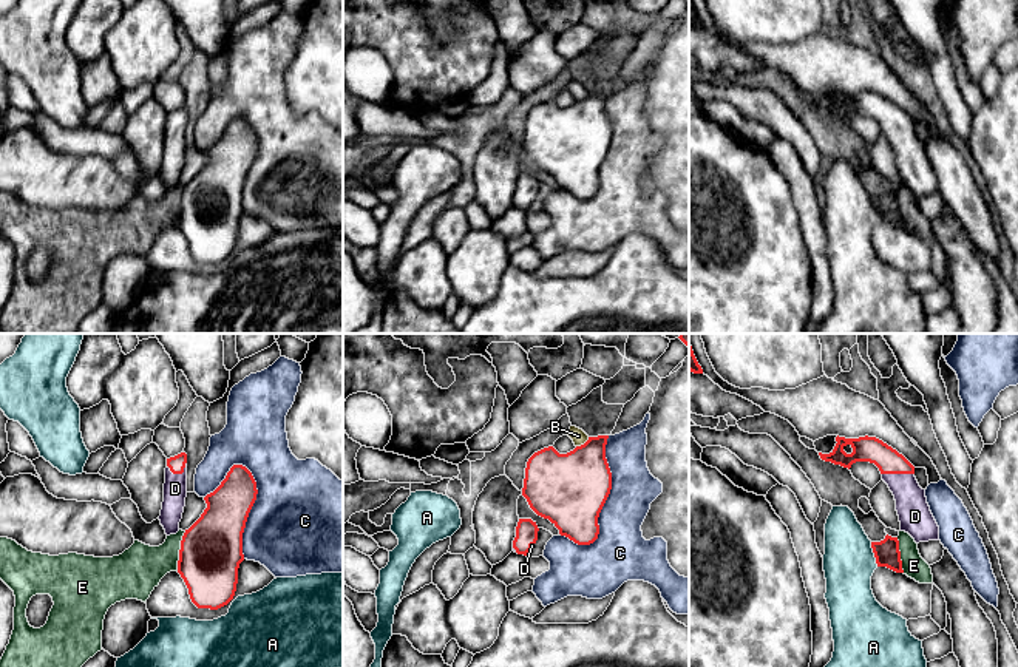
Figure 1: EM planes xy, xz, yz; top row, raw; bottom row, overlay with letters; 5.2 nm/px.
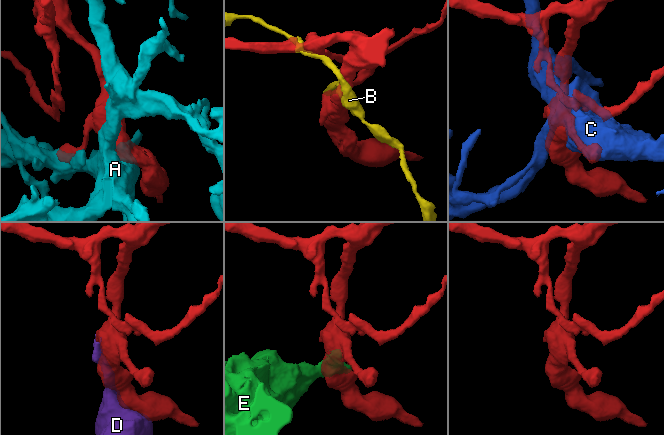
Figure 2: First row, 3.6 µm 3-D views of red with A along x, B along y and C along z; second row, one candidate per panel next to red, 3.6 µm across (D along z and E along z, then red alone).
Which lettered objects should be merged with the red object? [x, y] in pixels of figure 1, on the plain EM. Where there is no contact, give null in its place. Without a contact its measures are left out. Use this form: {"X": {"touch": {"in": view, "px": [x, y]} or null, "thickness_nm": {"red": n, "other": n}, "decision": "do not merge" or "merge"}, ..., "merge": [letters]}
{"A": {"touch": {"in": "yz", "px": [875, 209]}, "thickness_nm": {"red": 130, "other": 280}, "decision": "do not merge"}, "B": {"touch": {"in": "xz", "px": [584, 98]}, "thickness_nm": {"red": 380, "other": 80}, "decision": "do not merge"}, "C": {"touch": {"in": "xy", "px": [252, 159]}, "thickness_nm": {"red": 280, "other": 500}, "decision": "do not merge"}, "D": {"touch": {"in": "yz", "px": [898, 127]}, "thickness_nm": {"red": 140, "other": 170}, "decision": "merge"}, "E": {"touch": {"in": "xy", "px": [179, 206]}, "thickness_nm": {"red": 320, "other": 240}, "decision": "do not merge"}, "merge": ["D"]}

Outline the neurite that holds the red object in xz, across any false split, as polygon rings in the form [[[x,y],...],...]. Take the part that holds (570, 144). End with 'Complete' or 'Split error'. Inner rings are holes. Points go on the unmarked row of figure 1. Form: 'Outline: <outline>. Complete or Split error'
Outline: [[[609,90],[589,91],[567,108],[548,100],[527,116],[522,150],[538,170],[548,173],[561,190],[578,199],[590,199],[598,193],[598,171],[612,144],[612,127],[606,113],[607,93]]]. Complete

